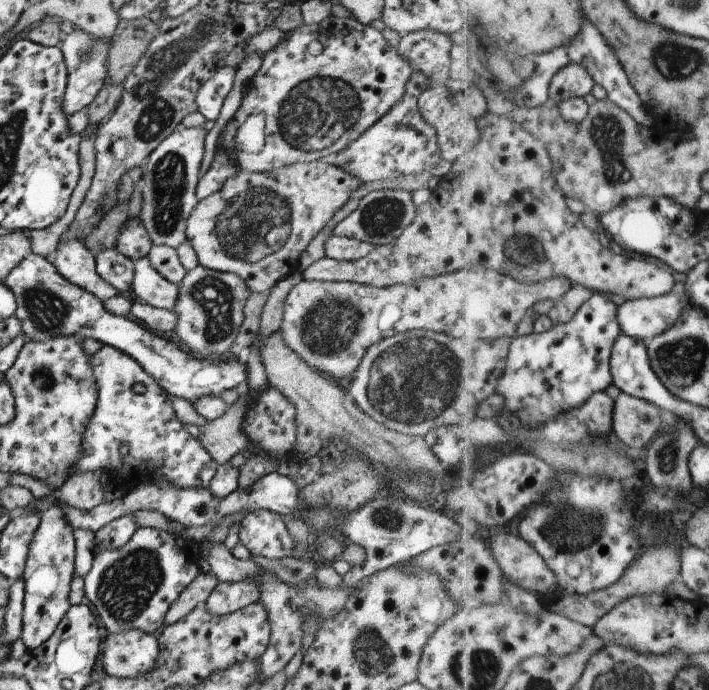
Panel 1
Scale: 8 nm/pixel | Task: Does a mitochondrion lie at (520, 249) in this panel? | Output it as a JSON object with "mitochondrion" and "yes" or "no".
{"mitochondrion":"yes"}

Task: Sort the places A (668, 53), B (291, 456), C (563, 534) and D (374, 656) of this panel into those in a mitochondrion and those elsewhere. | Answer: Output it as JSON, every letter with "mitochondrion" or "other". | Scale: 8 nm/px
{"A":"mitochondrion","B":"other","C":"mitochondrion","D":"mitochondrion"}

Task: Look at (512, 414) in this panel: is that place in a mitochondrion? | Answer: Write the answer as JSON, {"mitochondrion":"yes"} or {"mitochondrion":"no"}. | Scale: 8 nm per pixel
{"mitochondrion":"no"}

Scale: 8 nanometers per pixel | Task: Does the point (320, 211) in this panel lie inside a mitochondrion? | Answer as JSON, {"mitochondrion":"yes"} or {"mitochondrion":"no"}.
{"mitochondrion":"no"}

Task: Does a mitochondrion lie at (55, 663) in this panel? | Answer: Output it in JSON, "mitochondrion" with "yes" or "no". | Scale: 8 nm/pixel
{"mitochondrion":"no"}

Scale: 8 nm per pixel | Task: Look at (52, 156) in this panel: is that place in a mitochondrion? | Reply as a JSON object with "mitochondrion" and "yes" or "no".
{"mitochondrion":"no"}

